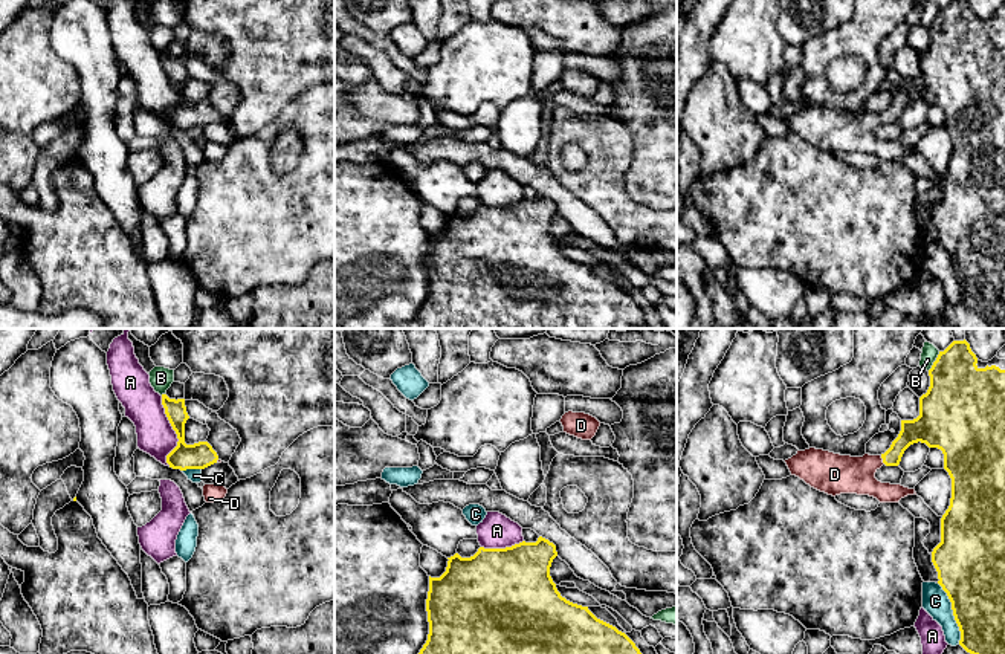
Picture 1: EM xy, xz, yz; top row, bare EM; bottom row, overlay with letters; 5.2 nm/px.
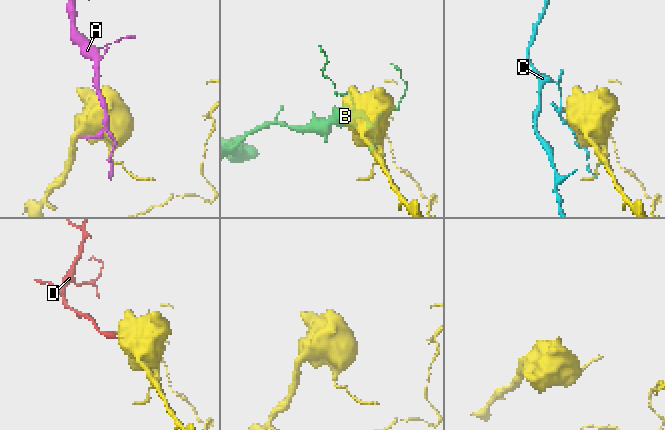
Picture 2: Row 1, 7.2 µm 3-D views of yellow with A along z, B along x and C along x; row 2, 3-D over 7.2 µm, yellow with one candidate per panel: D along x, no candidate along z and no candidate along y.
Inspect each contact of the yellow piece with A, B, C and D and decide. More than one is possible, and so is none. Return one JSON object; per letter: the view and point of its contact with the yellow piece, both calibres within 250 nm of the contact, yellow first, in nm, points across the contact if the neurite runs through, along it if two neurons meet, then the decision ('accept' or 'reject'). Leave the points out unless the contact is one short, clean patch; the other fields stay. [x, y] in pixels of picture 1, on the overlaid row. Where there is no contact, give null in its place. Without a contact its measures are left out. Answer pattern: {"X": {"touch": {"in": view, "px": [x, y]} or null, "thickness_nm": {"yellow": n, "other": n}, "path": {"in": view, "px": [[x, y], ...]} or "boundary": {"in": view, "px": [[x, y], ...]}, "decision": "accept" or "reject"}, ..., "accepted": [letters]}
{"A": {"touch": {"in": "xy", "px": [174, 430]}, "thickness_nm": {"yellow": 140, "other": 190}, "decision": "reject"}, "B": {"touch": {"in": "yz", "px": [935, 361]}, "thickness_nm": {"yellow": 380, "other": 90}, "decision": "reject"}, "C": {"touch": {"in": "yz", "px": [953, 613]}, "thickness_nm": {"yellow": 360, "other": 140}, "decision": "reject"}, "D": {"touch": {"in": "yz", "px": [883, 460]}, "thickness_nm": {"yellow": 130, "other": 200}, "path": {"in": "yz", "px": [[918, 430], [883, 460], [857, 474], [839, 474]]}, "decision": "accept"}, "accepted": ["D"]}

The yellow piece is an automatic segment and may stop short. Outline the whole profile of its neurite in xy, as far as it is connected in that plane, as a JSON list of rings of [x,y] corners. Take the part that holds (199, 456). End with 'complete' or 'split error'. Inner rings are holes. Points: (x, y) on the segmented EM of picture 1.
[[[162,394],[162,405],[165,414],[177,434],[177,446],[166,455],[166,463],[173,469],[205,469],[217,463],[218,455],[208,442],[194,445],[185,443],[185,423],[189,419],[185,406],[185,399],[170,399]]]; complete

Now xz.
[[[539,536],[536,542],[522,541],[506,549],[480,547],[470,558],[458,553],[448,558],[446,571],[440,578],[429,576],[429,634],[418,654],[641,654],[625,633],[597,619],[588,607],[561,596],[550,576],[556,556],[556,546]]]; complete

